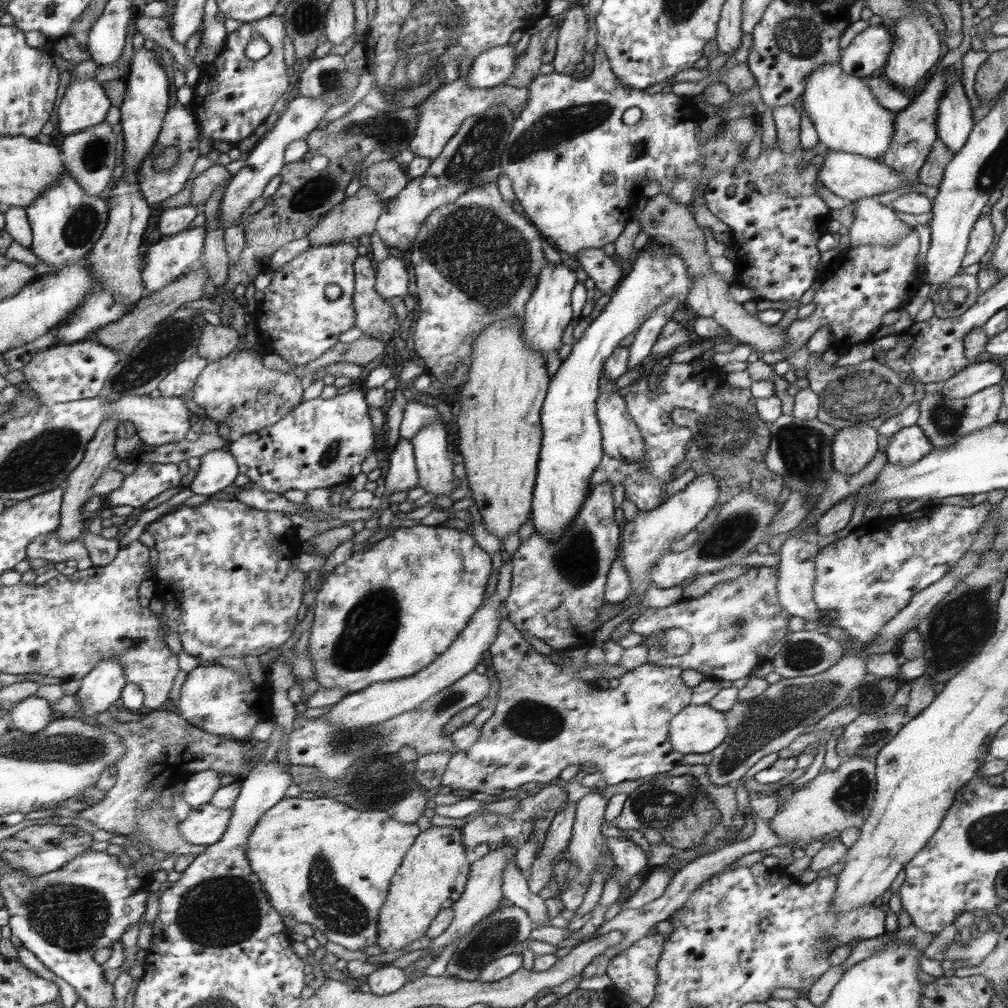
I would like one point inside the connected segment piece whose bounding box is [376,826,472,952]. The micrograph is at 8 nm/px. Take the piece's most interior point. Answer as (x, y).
(434, 874)

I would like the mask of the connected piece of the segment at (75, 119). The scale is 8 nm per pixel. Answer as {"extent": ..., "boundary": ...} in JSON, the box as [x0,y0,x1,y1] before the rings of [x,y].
{"extent":[58,77,112,137],"boundary":[[[93,77],[67,78],[64,98],[60,99],[58,130],[64,137],[99,126],[112,106],[106,89]]]}

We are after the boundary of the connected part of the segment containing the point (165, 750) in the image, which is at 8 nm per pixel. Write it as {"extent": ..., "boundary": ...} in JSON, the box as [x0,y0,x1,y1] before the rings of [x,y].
{"extent":[78,710,249,839],"boundary":[[[149,710],[141,711],[141,715],[144,716],[141,722],[144,730],[134,722],[118,723],[108,729],[126,743],[126,755],[115,764],[117,781],[107,791],[102,803],[78,812],[79,817],[90,821],[97,829],[118,833],[119,839],[136,832],[140,814],[158,804],[164,788],[174,787],[178,782],[185,783],[196,771],[216,770],[221,776],[239,776],[249,755],[243,741],[195,728],[177,712]]]}

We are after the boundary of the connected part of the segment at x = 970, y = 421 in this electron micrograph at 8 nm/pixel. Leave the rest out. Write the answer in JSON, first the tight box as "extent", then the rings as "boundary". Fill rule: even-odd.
{"extent":[916,384,1002,449],"boundary":[[[1001,384],[989,386],[966,398],[944,398],[940,392],[926,393],[918,402],[919,418],[916,424],[935,445],[934,449],[944,449],[961,436],[986,428],[998,420],[998,411],[1002,408]]]}

